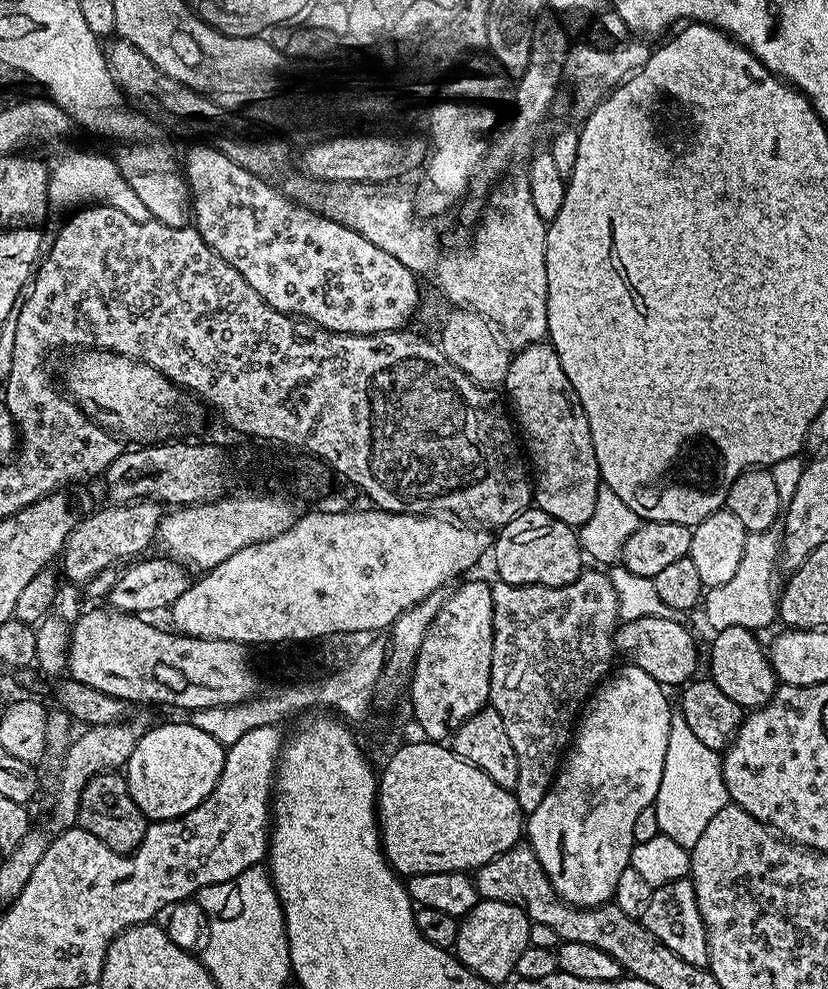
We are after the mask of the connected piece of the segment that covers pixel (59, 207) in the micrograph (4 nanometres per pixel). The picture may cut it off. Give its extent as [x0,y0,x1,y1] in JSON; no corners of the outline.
[48,152,152,222]

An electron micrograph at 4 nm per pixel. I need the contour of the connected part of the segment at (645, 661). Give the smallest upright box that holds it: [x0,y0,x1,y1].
[614,614,697,686]

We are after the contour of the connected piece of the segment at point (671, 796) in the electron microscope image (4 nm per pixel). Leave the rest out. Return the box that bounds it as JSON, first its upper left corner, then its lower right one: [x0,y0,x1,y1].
[655,715,729,850]

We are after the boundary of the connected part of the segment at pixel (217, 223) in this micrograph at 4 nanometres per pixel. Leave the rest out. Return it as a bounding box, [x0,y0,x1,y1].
[182,143,421,334]

